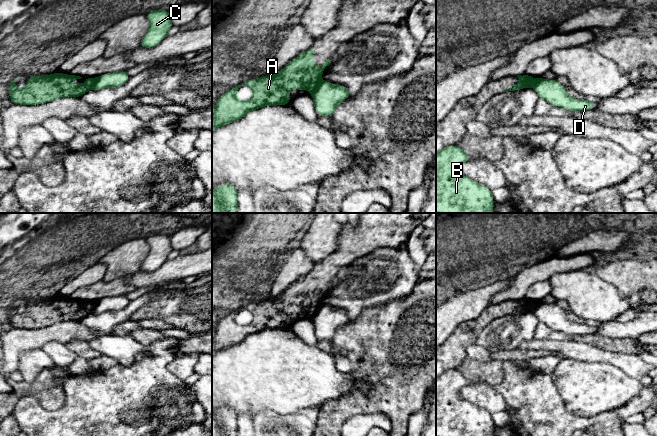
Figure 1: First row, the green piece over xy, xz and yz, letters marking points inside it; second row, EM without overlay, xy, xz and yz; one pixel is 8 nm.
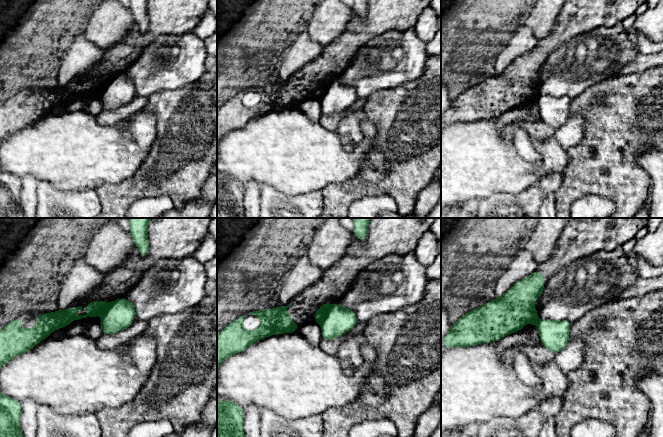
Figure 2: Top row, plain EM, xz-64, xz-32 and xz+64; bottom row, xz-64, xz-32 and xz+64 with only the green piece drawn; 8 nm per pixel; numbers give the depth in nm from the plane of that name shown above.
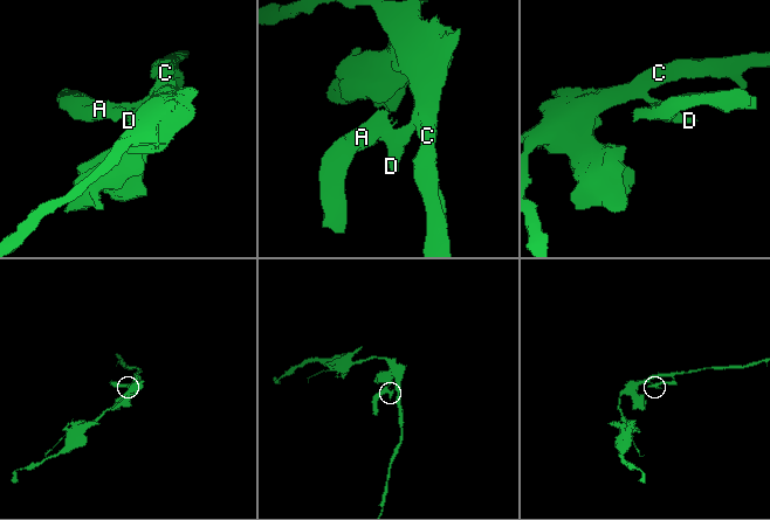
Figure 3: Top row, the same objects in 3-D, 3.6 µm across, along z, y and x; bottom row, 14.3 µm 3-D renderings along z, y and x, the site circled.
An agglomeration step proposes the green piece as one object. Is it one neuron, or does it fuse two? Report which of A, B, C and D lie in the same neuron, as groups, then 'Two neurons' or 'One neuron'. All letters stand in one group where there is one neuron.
Groups: A / B C D. Two neurons

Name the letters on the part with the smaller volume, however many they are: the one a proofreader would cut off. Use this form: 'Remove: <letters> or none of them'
Remove: A

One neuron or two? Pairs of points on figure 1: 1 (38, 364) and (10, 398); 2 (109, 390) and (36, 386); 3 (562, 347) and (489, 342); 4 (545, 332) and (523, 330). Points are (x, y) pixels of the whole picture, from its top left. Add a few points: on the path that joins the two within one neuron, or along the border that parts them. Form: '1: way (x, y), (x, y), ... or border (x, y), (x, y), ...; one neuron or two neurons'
1: border (46, 369), (43, 369), (32, 381), (23, 380); two neurons
2: border (68, 376), (63, 387); two neurons
3: border (533, 337), (523, 340), (517, 347); two neurons
4: border (539, 321), (533, 337); two neurons

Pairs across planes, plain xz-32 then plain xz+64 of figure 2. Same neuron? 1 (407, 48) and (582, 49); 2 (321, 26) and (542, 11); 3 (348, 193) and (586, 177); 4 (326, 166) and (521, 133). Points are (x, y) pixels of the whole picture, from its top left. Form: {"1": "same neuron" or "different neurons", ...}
{"1": "same neuron", "2": "same neuron", "3": "same neuron", "4": "different neurons"}

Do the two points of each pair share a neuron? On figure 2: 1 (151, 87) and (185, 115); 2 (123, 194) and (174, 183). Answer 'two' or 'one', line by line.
1: two
2: one

